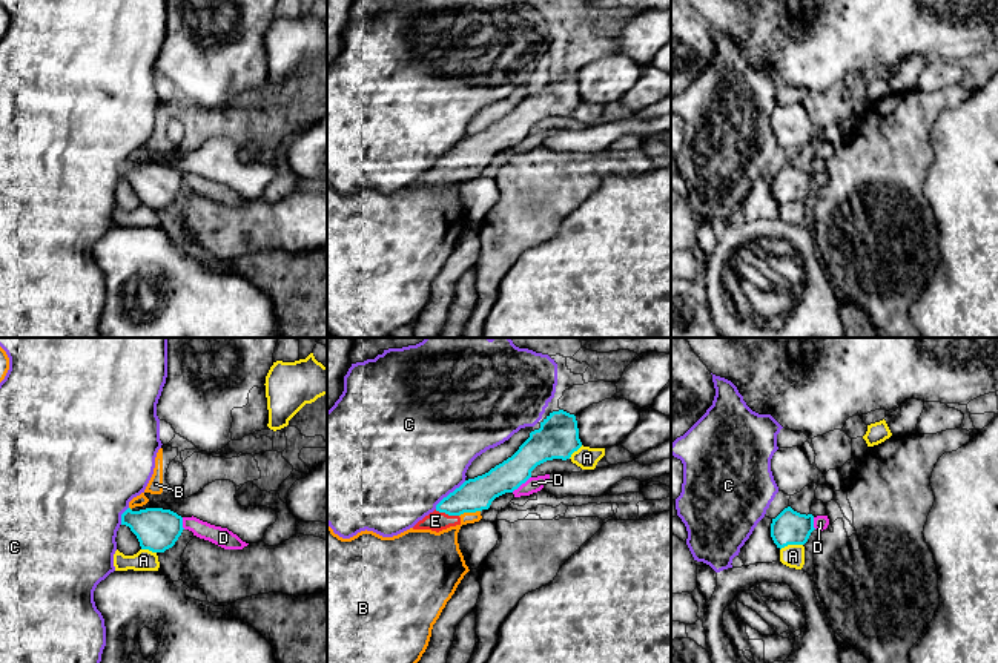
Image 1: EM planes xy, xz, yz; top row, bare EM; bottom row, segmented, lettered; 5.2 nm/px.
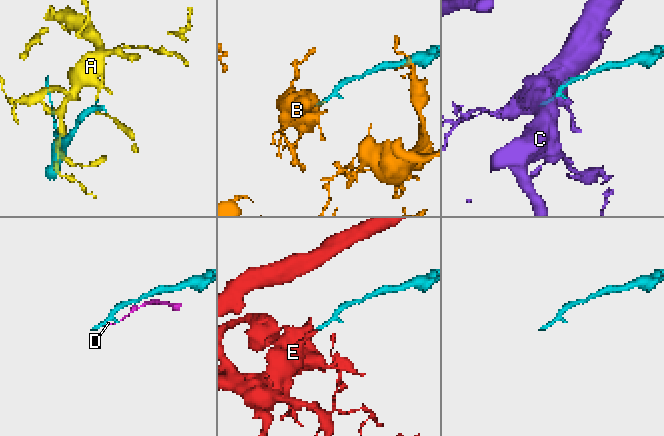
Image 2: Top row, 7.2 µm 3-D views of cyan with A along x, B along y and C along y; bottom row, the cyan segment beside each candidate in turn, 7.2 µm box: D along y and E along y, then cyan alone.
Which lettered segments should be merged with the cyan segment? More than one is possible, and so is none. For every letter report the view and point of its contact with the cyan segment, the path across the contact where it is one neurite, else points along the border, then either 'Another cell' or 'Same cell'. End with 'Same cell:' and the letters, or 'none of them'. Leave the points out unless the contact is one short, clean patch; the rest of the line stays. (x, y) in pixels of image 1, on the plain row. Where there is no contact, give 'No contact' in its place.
A: Touches cyan at yz (791, 200). Another cell
B: Touches cyan at xz (469, 168). Boundary: xz (479, 166), (459, 172). Another cell
C: Touches cyan at xz (450, 149). Boundary: xz (465, 137), (435, 164). Another cell
D: Touches cyan at xz (521, 140). Boundary: xz (530, 132), (512, 148). Another cell
E: Touches cyan at xz (447, 169). Path across: xz (475, 151), (459, 157), (447, 169), (435, 177). Same cell
Same cell: E

